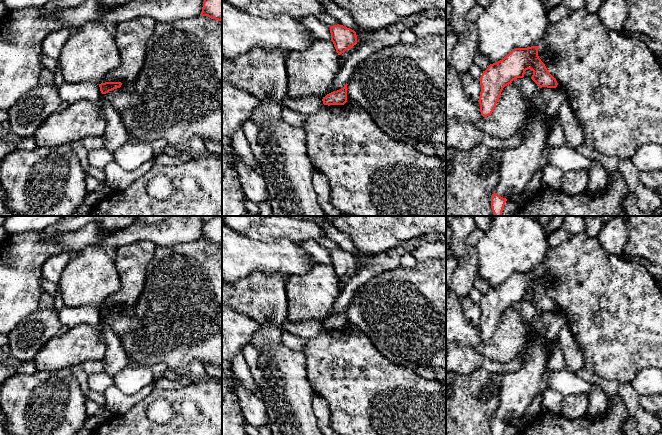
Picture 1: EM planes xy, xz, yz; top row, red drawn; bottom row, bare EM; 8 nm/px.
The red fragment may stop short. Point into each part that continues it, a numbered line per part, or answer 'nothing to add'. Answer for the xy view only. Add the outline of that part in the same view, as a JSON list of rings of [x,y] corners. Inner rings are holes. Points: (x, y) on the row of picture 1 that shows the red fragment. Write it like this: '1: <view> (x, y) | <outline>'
nothing to add

